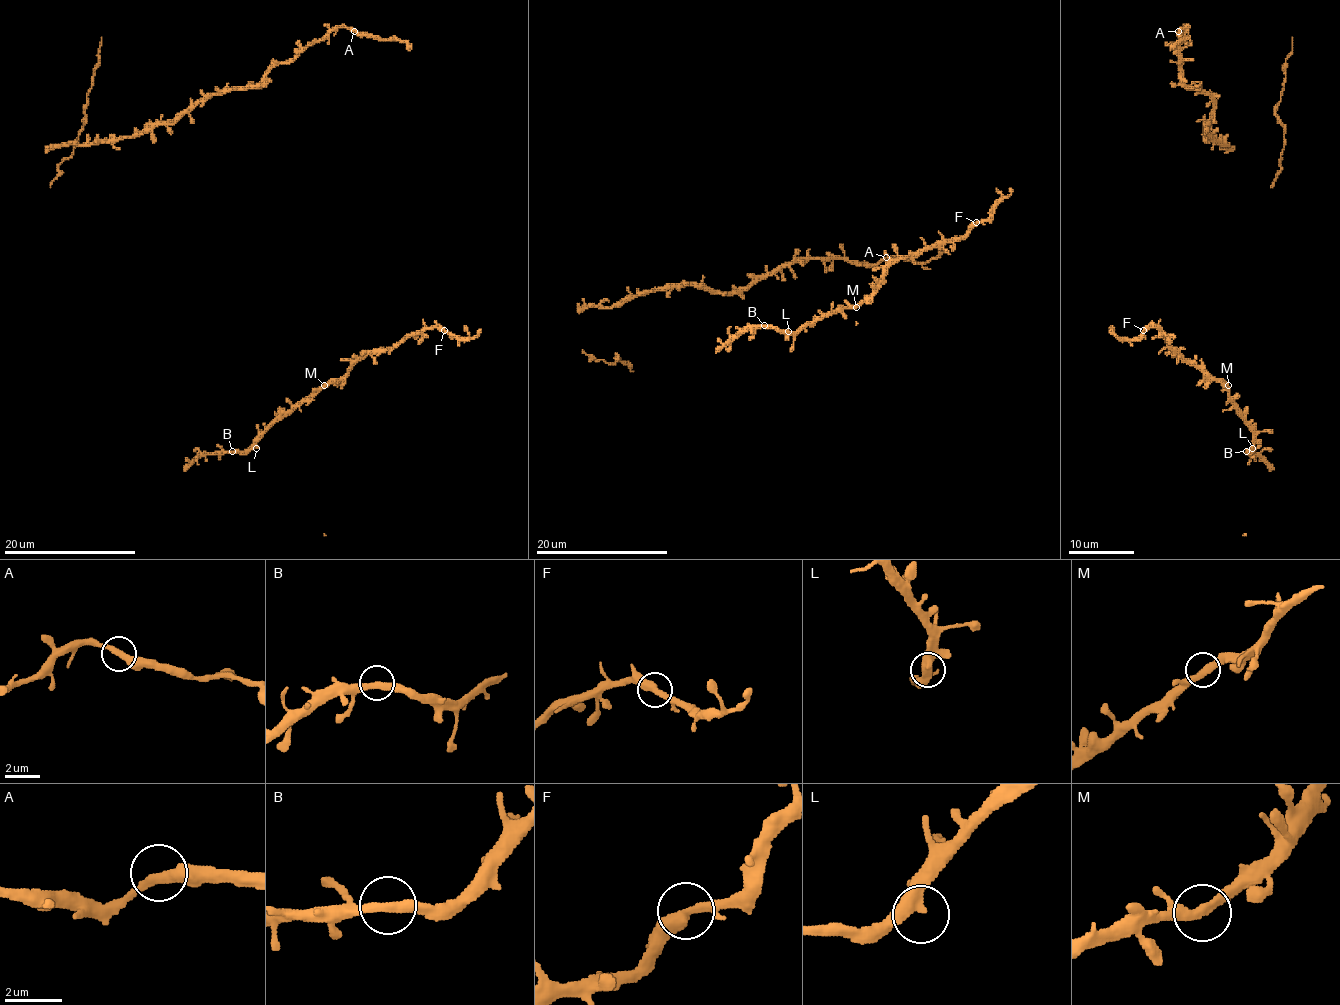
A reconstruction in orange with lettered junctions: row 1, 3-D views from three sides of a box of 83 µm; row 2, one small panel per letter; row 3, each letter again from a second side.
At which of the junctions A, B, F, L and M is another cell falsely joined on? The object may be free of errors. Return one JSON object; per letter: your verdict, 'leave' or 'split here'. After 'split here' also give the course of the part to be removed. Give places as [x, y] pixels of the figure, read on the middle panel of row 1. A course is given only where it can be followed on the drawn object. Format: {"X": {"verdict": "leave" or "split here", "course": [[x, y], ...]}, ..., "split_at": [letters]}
{"A": {"verdict": "leave"}, "B": {"verdict": "leave"}, "F": {"verdict": "leave"}, "L": {"verdict": "leave"}, "M": {"verdict": "leave"}, "split_at": []}

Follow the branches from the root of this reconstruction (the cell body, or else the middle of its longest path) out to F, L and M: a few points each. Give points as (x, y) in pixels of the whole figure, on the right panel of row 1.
F: (1170, 345), (1158, 329), (1147, 327), (1144, 331)
L: (1170, 345), (1190, 364), (1203, 369), (1226, 387), (1228, 397), (1252, 433), (1252, 448)
M: (1170, 345), (1190, 364), (1228, 385)

